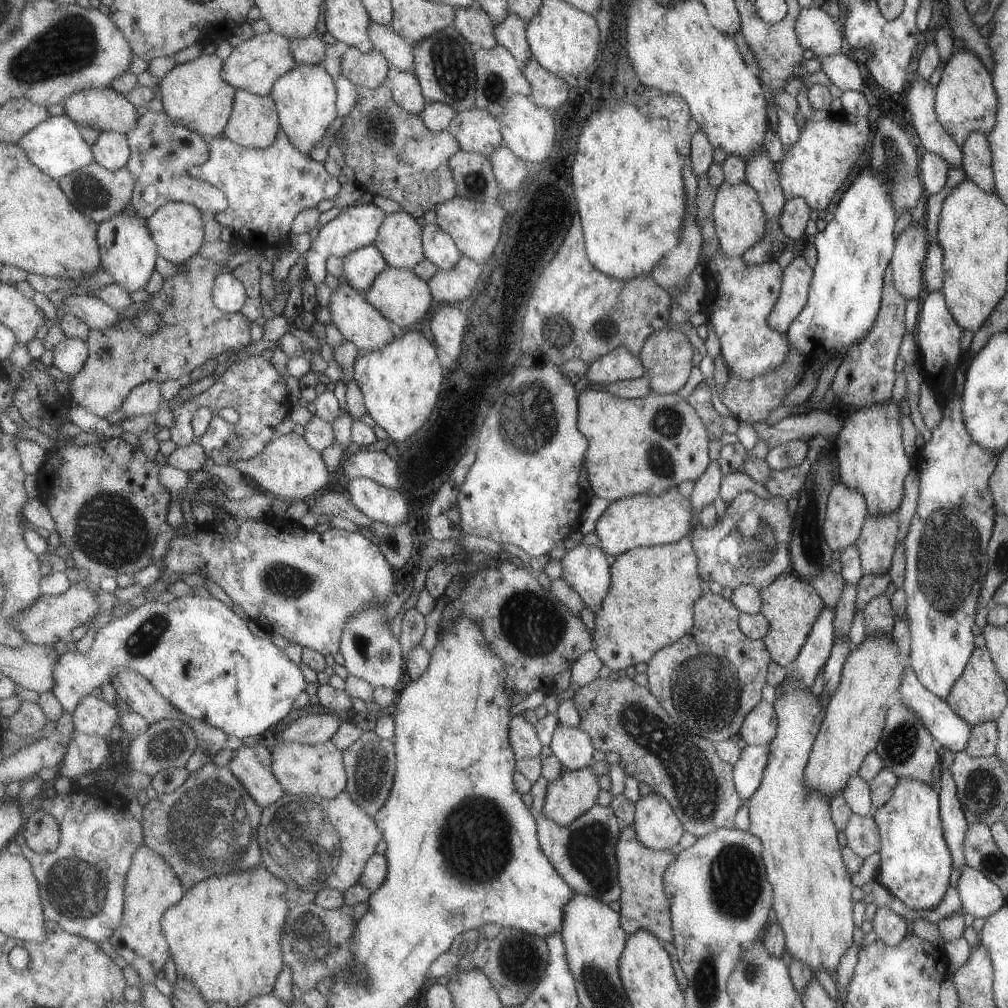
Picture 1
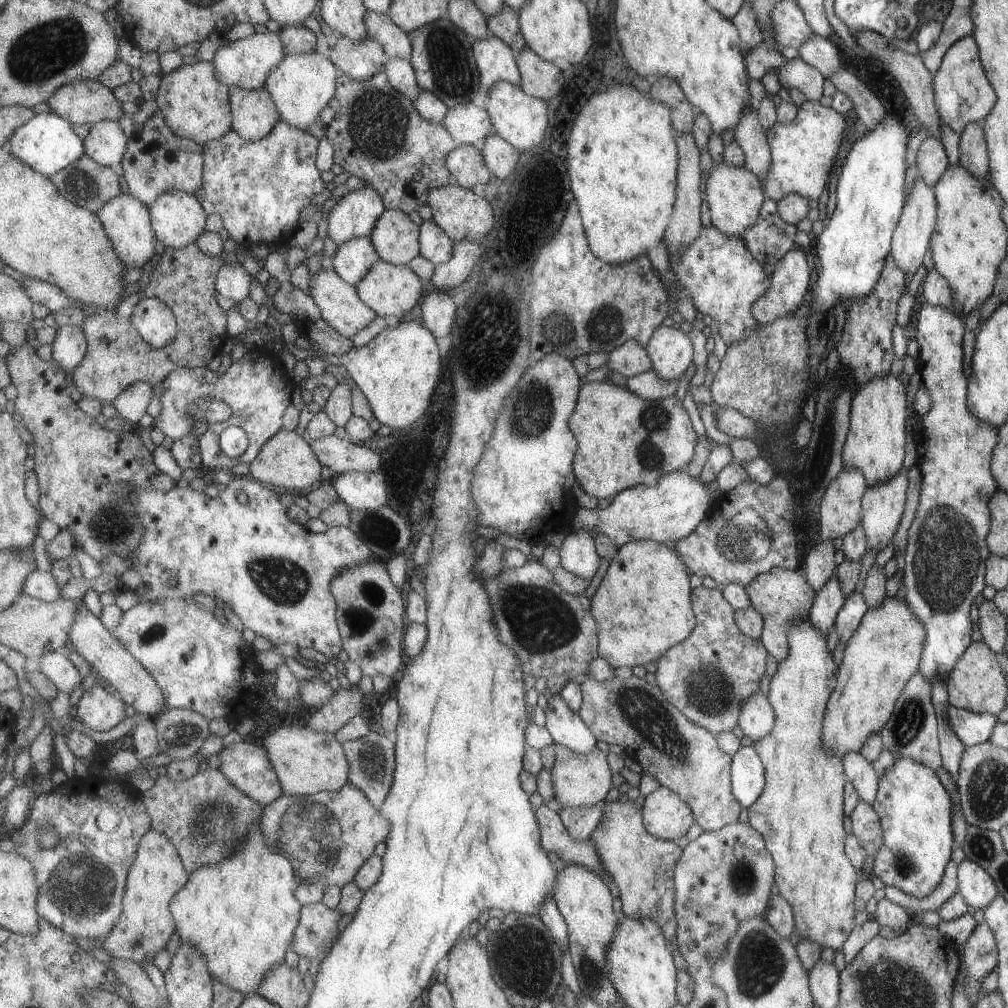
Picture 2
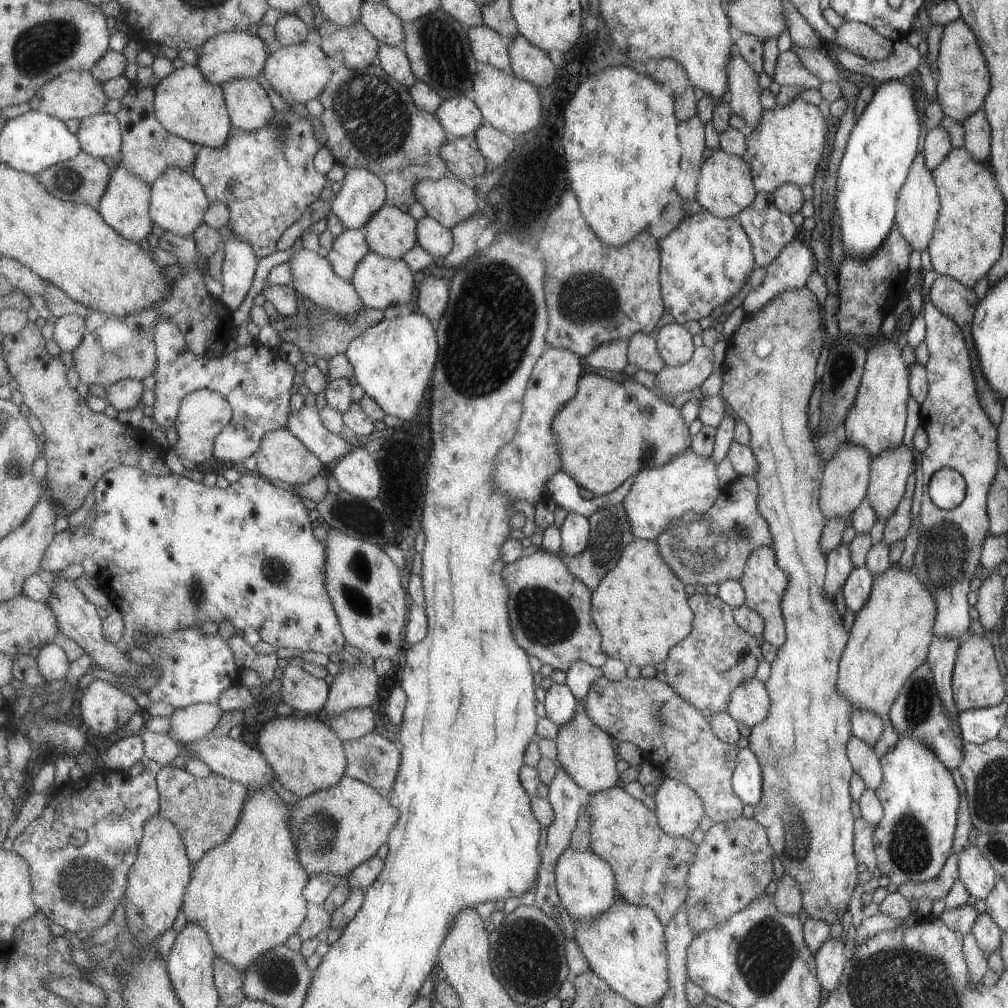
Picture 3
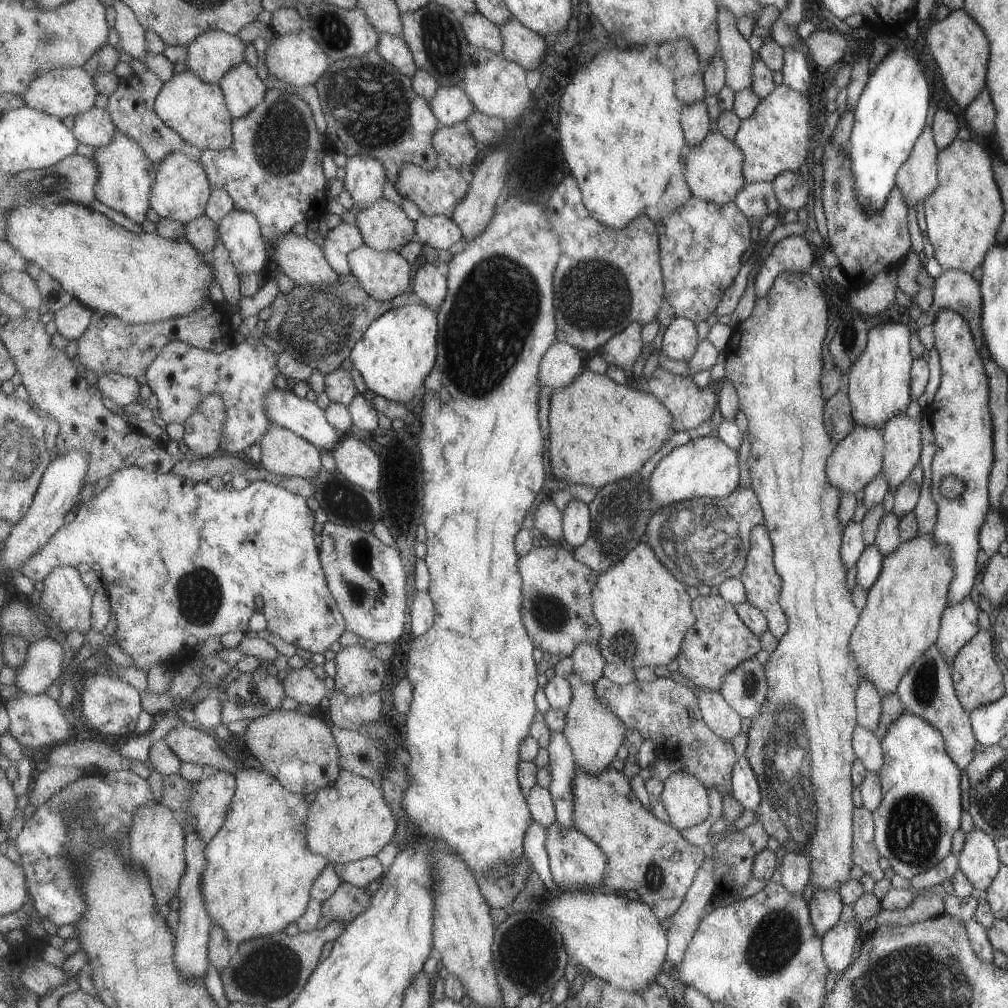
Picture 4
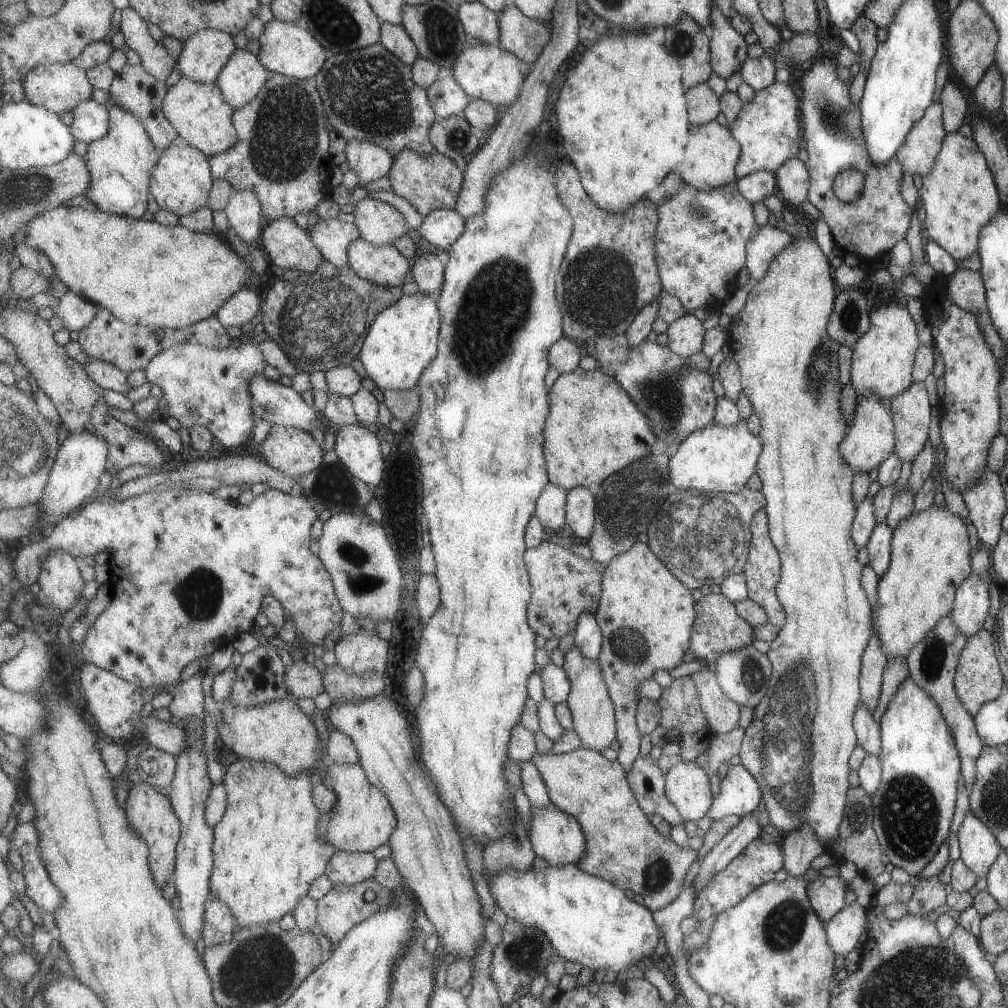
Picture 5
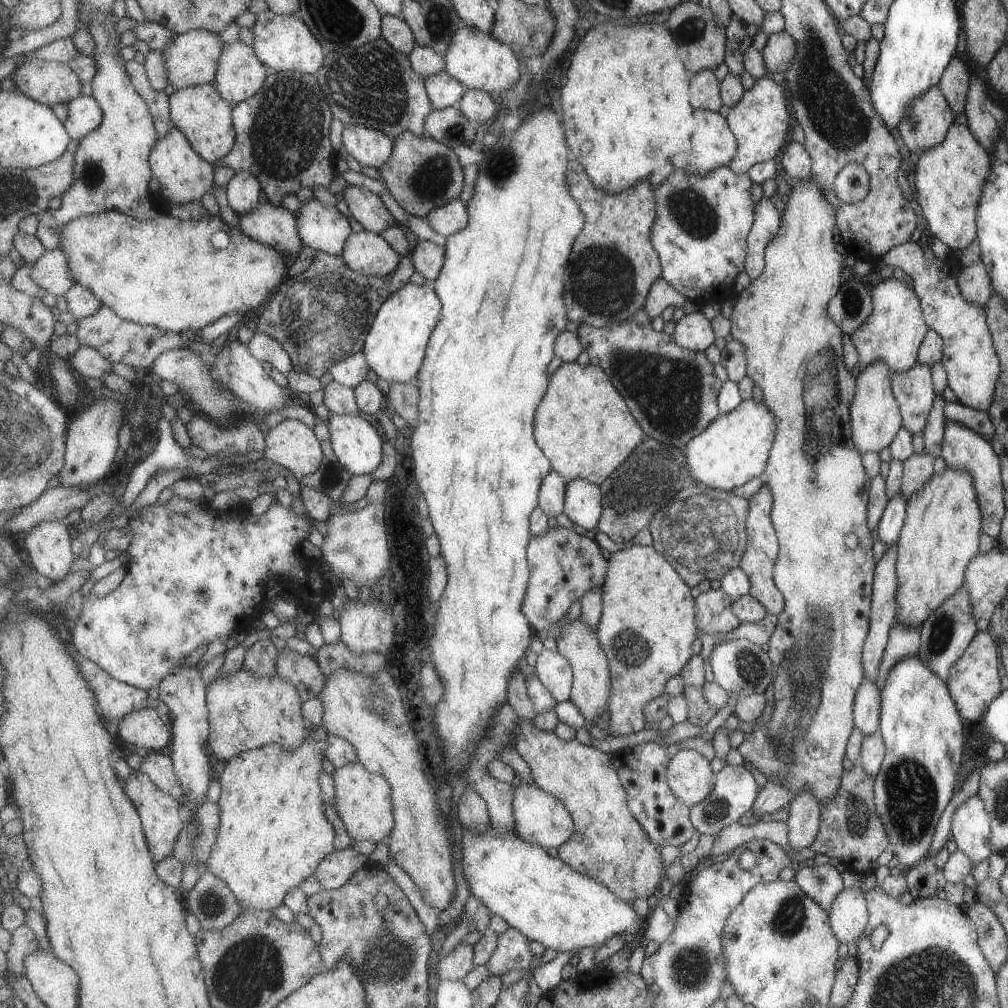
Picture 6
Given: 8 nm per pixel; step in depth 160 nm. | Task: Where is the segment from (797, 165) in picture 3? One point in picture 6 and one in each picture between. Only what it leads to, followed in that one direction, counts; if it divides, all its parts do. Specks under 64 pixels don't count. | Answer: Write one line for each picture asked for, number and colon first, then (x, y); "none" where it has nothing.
4: (773, 139)
5: (766, 127)
6: (759, 120)

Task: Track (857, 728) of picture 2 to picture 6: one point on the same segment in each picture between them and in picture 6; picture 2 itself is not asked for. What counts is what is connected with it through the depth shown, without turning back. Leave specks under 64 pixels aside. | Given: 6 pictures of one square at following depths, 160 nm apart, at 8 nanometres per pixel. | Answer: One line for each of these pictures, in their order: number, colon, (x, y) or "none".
3: (890, 636)
4: (902, 614)
5: (929, 554)
6: (938, 537)

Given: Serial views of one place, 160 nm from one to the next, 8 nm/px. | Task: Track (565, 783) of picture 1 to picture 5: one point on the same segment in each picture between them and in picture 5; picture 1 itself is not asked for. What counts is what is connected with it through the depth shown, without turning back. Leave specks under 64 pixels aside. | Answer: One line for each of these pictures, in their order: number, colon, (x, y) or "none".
2: (579, 779)
3: (583, 750)
4: (593, 734)
5: (592, 710)

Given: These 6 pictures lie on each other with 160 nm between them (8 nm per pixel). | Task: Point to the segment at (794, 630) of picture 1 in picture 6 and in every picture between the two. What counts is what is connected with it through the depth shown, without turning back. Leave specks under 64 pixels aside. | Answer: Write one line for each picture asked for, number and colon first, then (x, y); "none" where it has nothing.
2: (780, 596)
3: (763, 582)
4: (762, 585)
5: (762, 569)
6: (757, 560)

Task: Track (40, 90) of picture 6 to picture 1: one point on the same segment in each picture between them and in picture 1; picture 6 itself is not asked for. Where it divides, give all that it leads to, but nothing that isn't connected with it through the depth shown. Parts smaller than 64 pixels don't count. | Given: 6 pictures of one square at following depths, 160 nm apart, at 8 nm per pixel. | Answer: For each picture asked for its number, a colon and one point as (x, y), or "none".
1: (105, 109)
2: (88, 102)
3: (75, 94)
4: (72, 90)
5: (61, 87)

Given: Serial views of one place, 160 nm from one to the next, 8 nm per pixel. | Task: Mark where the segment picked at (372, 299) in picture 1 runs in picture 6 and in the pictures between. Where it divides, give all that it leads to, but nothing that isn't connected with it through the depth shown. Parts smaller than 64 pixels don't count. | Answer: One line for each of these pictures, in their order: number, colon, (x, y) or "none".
2: (391, 290)
3: (381, 281)
4: (385, 274)
5: (386, 265)
6: (368, 253)

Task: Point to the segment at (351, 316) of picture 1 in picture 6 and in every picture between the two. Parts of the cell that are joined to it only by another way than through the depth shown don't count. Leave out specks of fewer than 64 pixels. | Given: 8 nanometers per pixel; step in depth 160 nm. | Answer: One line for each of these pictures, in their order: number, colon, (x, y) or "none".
2: (342, 307)
3: (314, 276)
4: (297, 256)
5: (286, 243)
6: (273, 224)

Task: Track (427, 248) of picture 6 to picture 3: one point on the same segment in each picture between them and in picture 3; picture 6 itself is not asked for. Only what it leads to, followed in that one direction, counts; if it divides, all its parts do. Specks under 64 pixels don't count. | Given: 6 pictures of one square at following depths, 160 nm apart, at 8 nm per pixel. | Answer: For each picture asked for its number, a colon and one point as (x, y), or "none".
3: (433, 293)
4: (430, 284)
5: (428, 271)

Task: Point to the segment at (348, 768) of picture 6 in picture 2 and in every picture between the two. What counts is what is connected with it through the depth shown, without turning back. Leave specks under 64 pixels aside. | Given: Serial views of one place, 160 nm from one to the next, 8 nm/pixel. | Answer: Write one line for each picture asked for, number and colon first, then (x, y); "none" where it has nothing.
2: (329, 836)
3: (336, 829)
4: (350, 820)
5: (362, 818)

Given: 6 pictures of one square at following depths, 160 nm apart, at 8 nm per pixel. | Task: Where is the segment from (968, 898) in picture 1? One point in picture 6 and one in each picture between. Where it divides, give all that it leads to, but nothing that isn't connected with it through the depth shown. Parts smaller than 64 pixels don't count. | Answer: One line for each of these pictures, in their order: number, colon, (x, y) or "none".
2: (975, 884)
3: (978, 877)
4: (978, 861)
5: (978, 846)
6: (969, 825)

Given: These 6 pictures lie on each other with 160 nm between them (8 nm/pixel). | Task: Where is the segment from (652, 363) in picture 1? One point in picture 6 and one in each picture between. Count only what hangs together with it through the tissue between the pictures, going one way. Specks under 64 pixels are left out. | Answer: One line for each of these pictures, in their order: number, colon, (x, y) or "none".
2: (669, 350)
3: (673, 342)
4: (678, 342)
5: (685, 336)
6: (692, 332)

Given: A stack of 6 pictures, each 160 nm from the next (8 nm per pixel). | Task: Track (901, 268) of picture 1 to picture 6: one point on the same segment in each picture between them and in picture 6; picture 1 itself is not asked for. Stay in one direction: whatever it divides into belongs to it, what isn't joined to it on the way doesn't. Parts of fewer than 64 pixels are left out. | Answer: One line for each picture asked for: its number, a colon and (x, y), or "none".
2: (915, 223)
3: (917, 207)
4: (917, 177)
5: (917, 153)
6: (925, 121)

